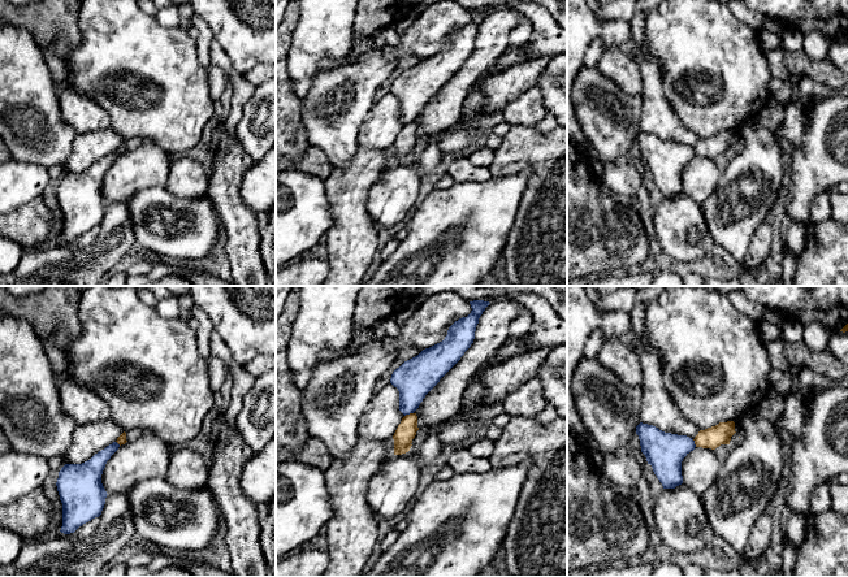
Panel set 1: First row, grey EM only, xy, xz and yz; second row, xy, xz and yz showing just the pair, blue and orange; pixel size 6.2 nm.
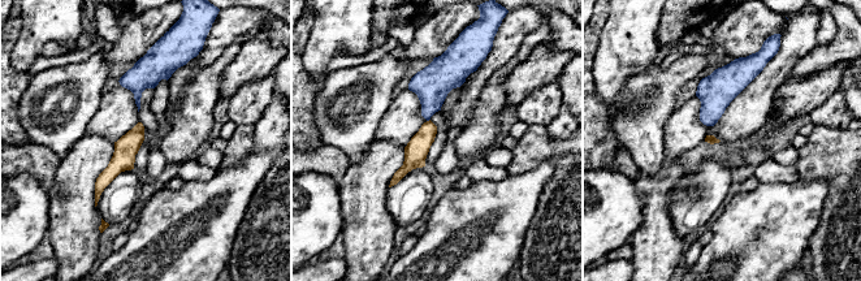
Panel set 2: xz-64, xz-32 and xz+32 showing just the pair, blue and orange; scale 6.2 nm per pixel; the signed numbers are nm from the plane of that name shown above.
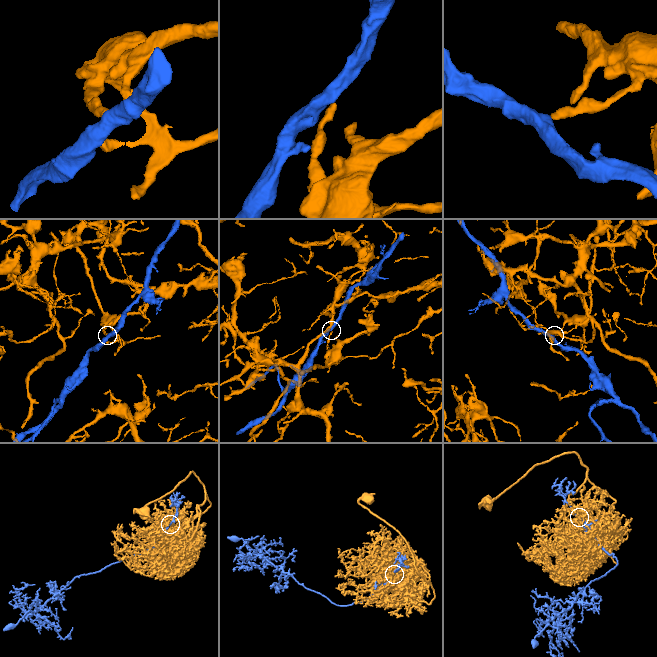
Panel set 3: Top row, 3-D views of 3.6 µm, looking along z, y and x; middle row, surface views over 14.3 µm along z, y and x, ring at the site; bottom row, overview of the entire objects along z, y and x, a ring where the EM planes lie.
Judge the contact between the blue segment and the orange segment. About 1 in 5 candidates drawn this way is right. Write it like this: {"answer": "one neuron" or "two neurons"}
{"answer": "two neurons"}

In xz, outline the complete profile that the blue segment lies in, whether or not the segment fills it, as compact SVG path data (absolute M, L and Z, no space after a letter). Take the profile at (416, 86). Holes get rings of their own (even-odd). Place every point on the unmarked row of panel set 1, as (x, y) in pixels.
M484 9L470 10L471 22L455 30L445 48L397 77L390 92L399 100L399 120L414 122L425 104L460 69L475 48L479 27L490 13Z

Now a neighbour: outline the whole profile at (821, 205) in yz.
M831 194L817 195L810 204L809 222L819 224L831 216Z

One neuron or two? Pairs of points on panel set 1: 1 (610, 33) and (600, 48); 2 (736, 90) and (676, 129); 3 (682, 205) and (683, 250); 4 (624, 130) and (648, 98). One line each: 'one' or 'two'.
1: two
2: two
3: one
4: two

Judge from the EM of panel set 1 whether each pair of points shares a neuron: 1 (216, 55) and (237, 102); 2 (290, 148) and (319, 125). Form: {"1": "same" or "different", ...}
{"1": "same", "2": "different"}

